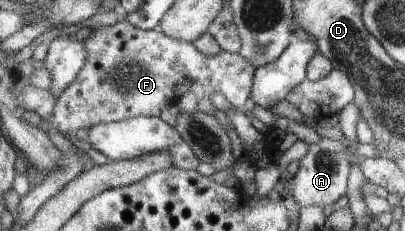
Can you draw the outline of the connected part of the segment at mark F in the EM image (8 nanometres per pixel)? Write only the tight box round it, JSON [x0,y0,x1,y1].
[49,21,257,138]

